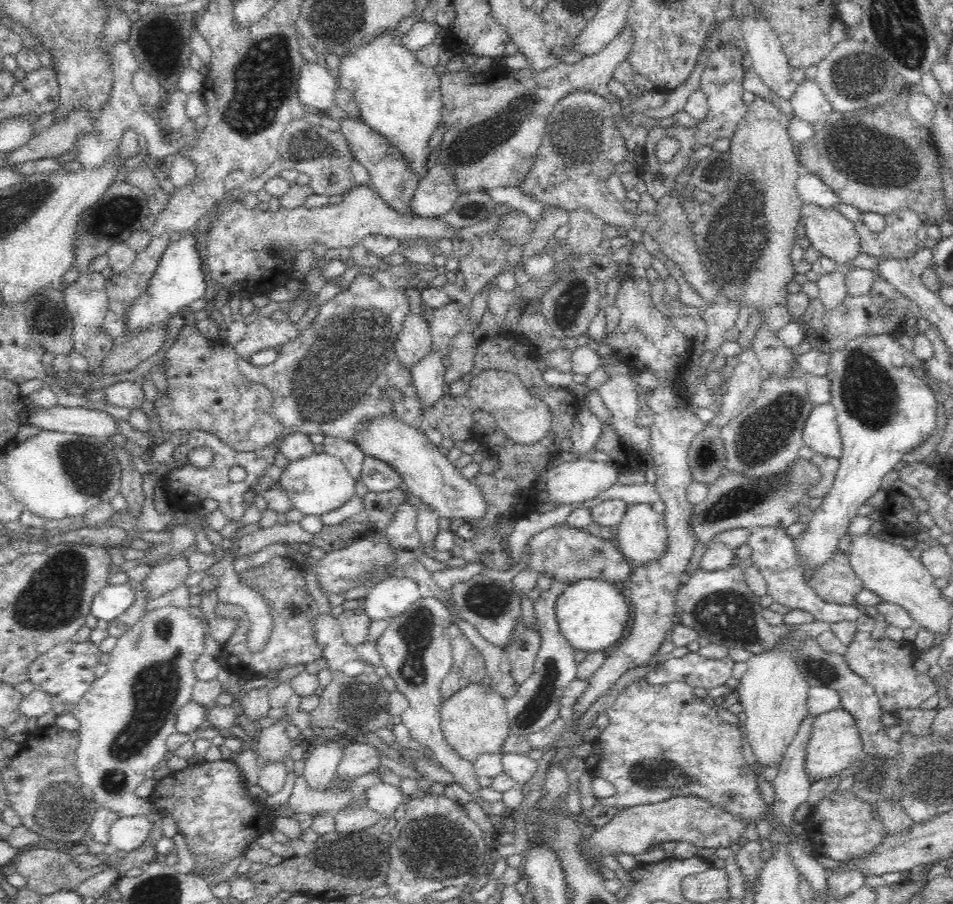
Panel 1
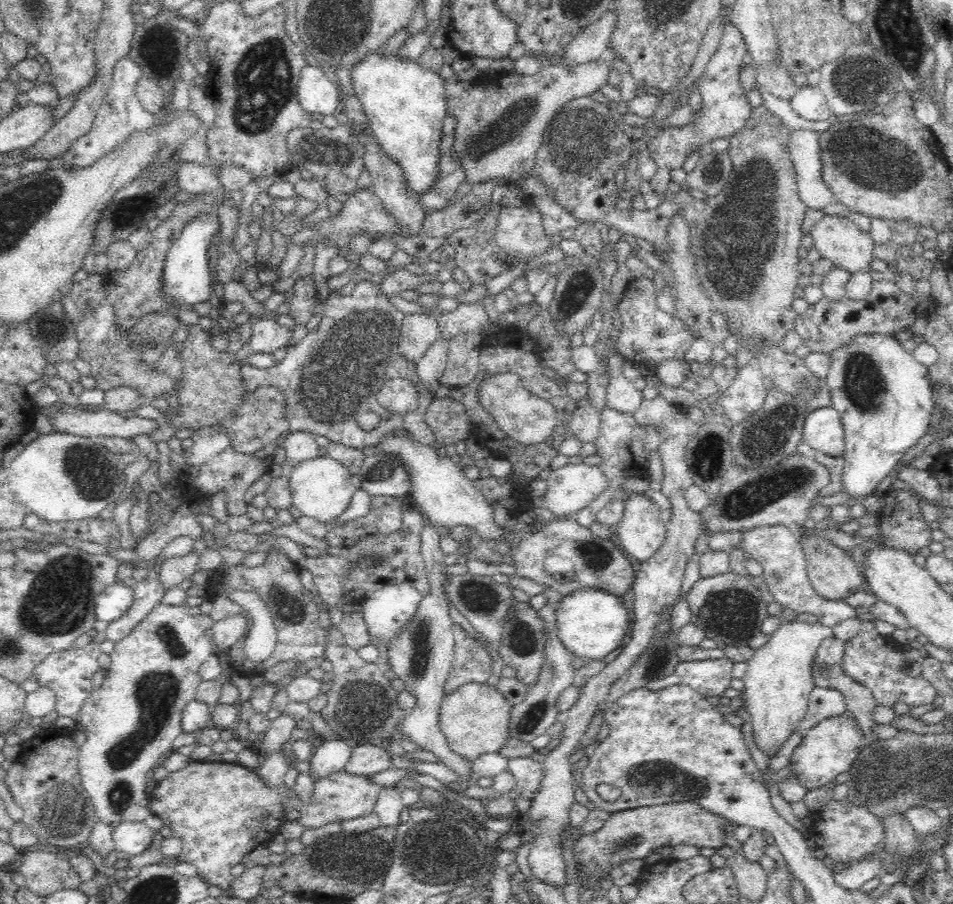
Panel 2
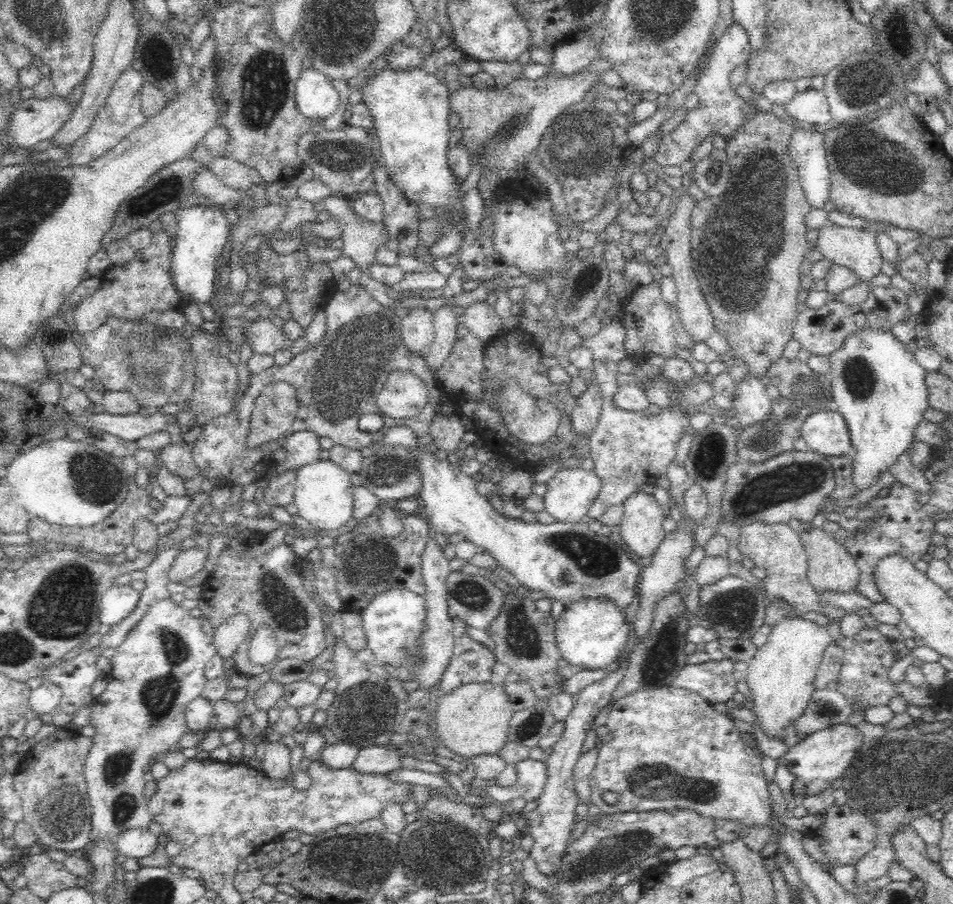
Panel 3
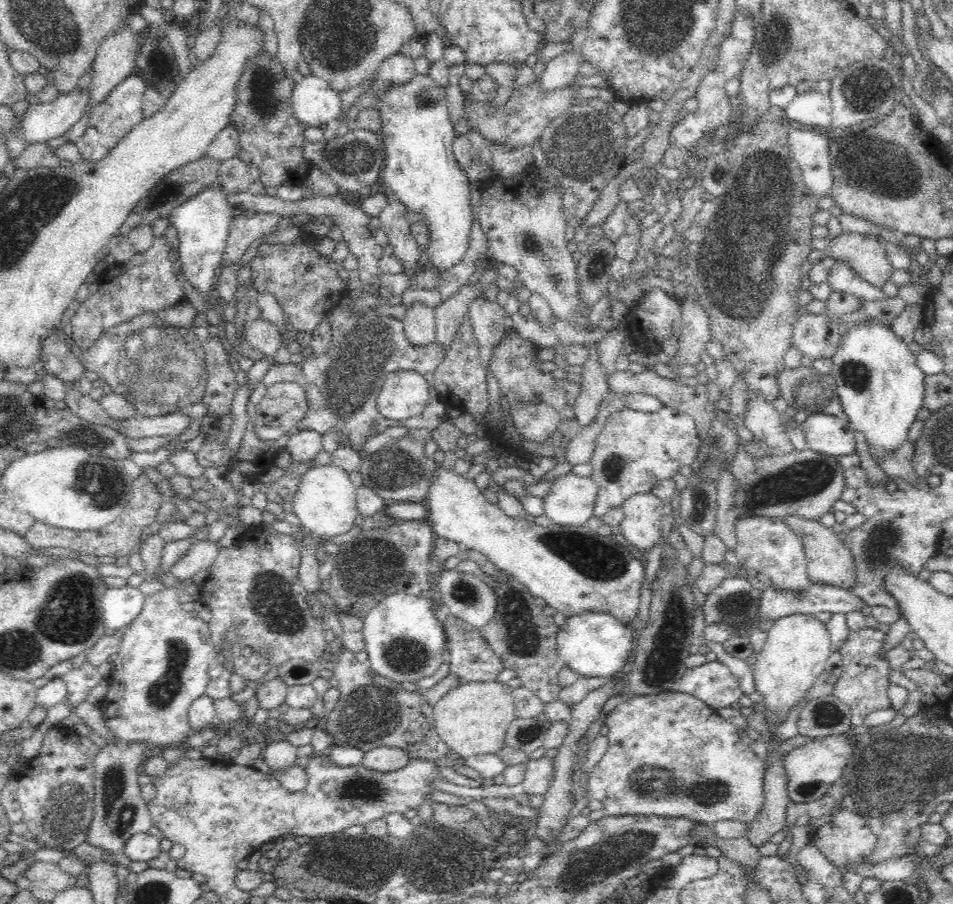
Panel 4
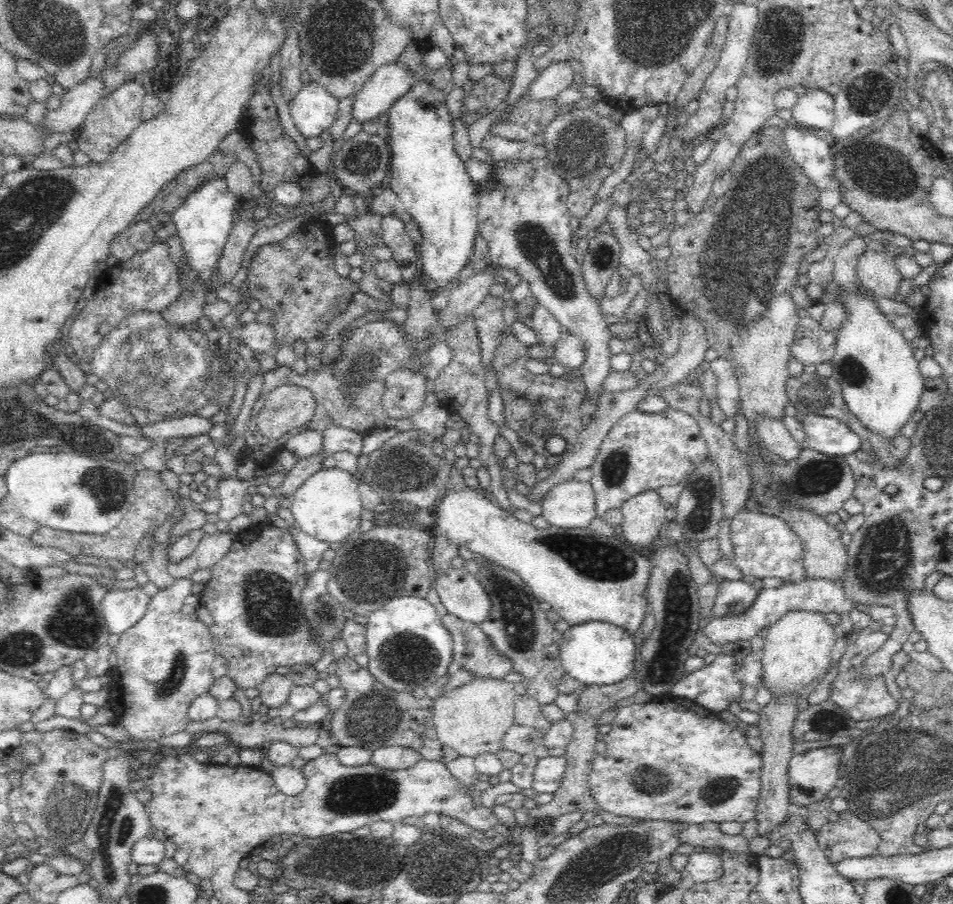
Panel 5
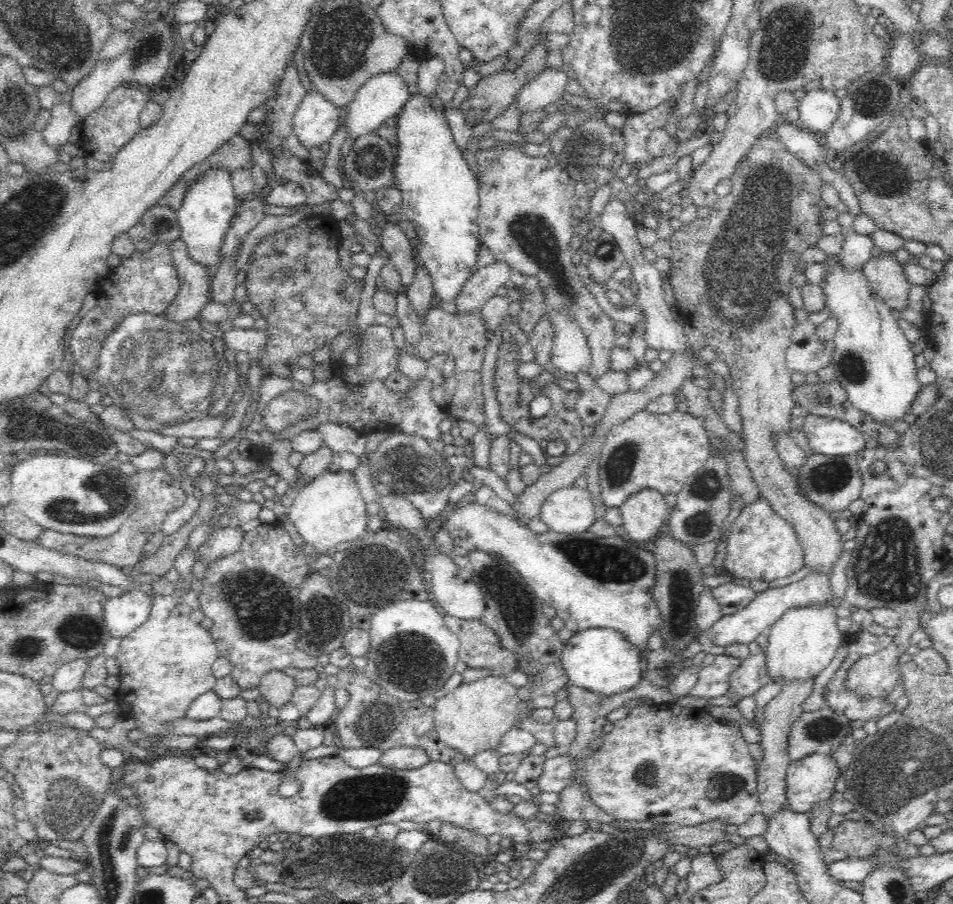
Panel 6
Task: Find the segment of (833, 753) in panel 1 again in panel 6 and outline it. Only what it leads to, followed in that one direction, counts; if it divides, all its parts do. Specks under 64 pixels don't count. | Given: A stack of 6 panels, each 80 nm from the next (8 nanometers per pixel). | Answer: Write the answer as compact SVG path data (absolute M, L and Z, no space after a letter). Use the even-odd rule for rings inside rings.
M814 753L790 763L784 782L785 805L798 814L808 814L813 806L832 797L838 775L838 765L829 754Z

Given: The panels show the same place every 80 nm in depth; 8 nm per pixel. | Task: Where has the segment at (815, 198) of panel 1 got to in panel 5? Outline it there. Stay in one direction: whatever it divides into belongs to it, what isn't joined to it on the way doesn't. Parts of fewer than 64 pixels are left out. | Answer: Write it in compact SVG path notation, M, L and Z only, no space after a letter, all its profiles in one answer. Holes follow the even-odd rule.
M794 123L783 124L783 140L792 158L803 168L804 174L812 180L812 185L818 190L832 187L830 174L833 172L832 158L830 158L830 140L826 136L813 130L804 129Z

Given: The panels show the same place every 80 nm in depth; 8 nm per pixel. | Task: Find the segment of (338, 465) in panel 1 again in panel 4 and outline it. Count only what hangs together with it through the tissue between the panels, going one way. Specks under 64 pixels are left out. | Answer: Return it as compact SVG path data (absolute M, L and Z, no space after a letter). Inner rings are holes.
M332 462L326 466L316 465L304 474L293 496L292 507L296 523L306 533L324 538L325 542L347 534L360 521L357 487L350 480L350 474Z

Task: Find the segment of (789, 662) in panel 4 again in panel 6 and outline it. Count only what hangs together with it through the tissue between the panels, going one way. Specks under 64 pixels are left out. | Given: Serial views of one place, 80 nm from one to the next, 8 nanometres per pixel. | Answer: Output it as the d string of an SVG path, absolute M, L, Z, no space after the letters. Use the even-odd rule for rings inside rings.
M834 603L788 610L768 632L769 644L765 652L765 661L769 677L784 679L784 682L818 677L832 662L836 650L843 642L843 632L837 624L841 616Z

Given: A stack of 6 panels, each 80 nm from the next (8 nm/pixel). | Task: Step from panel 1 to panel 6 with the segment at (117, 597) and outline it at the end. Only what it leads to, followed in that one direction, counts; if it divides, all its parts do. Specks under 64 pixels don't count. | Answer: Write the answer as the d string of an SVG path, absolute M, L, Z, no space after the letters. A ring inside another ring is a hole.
M142 590L109 598L104 610L106 627L114 638L123 639L148 622L151 601Z

